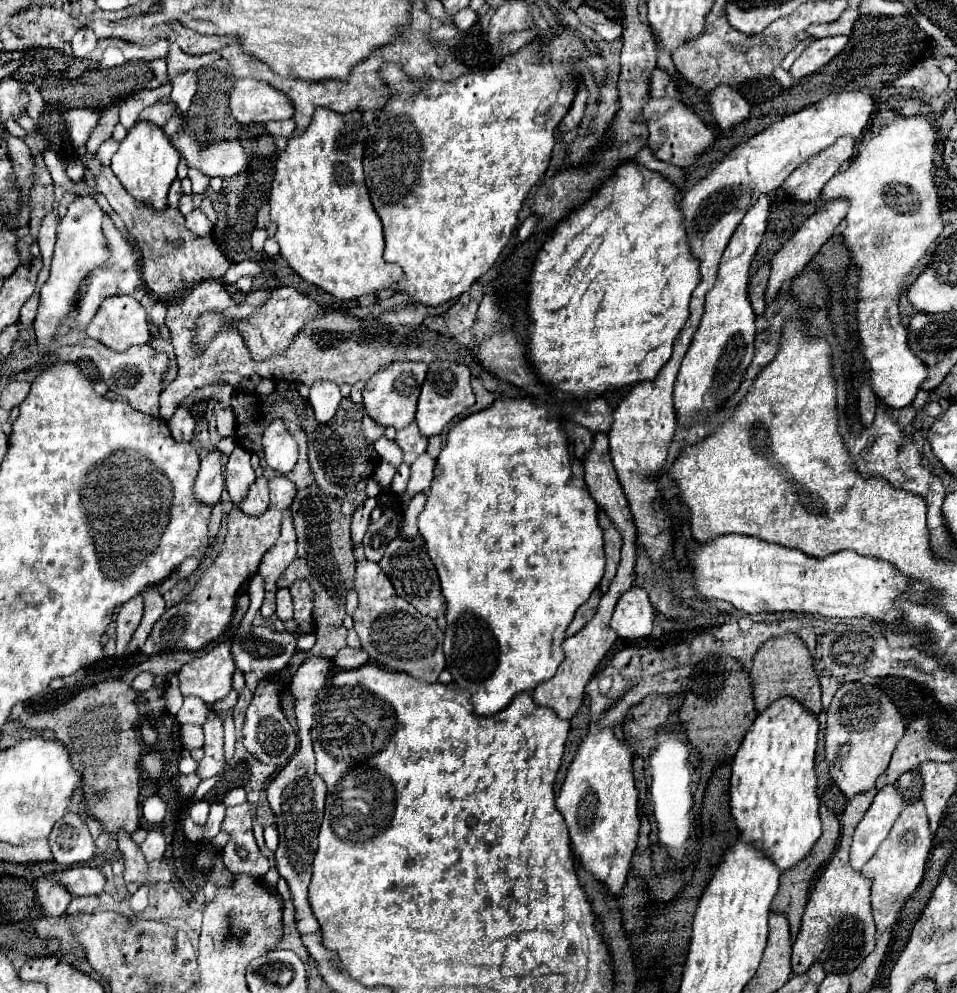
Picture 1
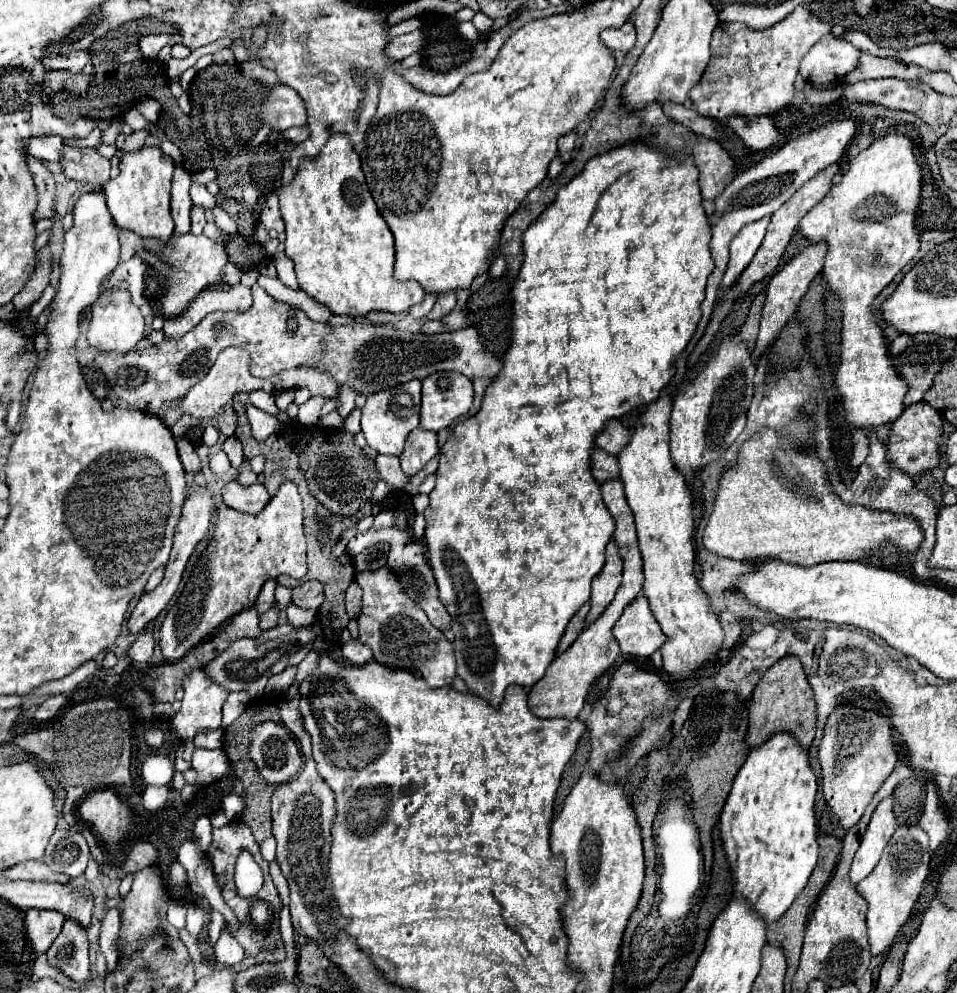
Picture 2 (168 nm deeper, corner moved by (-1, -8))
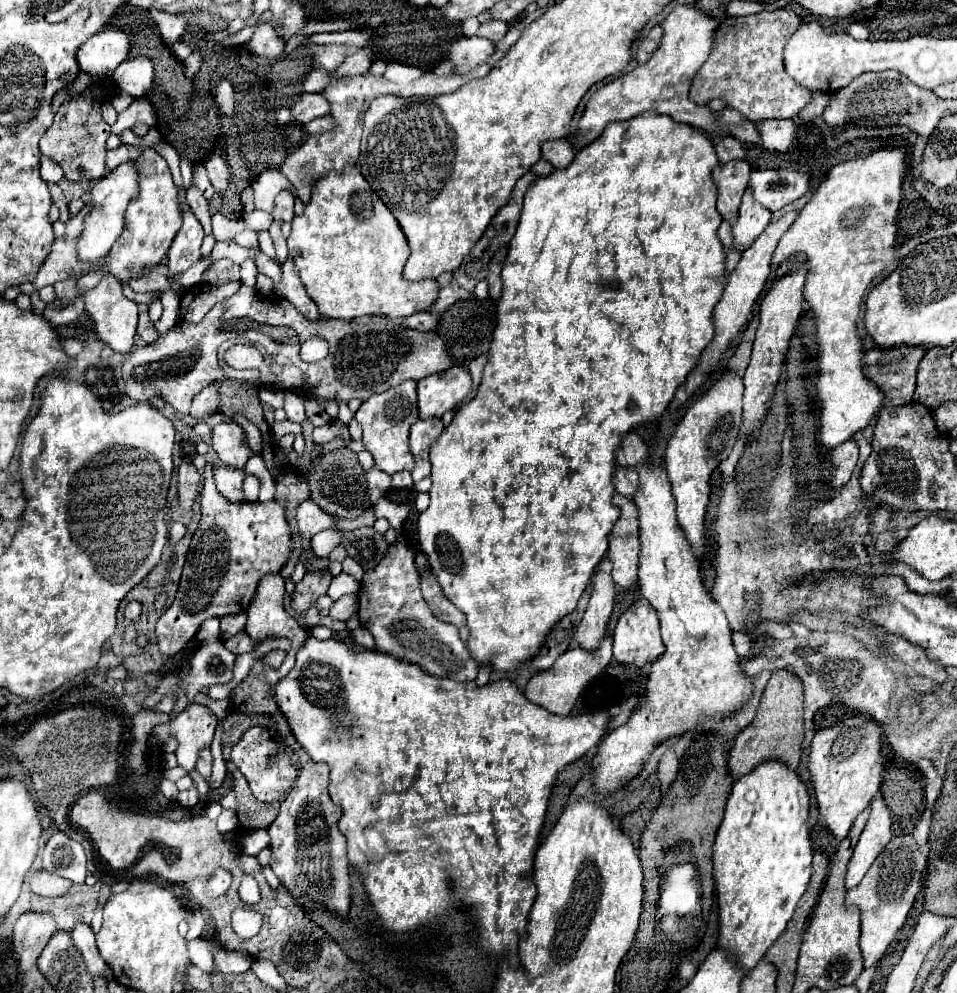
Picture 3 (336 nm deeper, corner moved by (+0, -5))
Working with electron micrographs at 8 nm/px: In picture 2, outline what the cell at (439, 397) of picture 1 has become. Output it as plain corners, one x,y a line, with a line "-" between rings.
433,373
423,379
423,399
421,399
421,427
427,431
439,431
449,427
459,415
465,415
473,403
473,385
461,373

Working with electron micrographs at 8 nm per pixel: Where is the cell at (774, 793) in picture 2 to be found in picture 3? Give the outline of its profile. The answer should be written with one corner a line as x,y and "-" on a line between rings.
766,760
734,782
712,860
720,908
718,942
740,956
744,970
754,968
784,932
810,880
808,808
808,784
782,760

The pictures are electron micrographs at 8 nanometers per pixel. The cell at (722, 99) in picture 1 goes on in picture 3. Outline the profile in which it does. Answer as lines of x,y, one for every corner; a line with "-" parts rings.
760,120
756,122
756,130
760,134
760,144
766,150
786,152
796,138
794,120

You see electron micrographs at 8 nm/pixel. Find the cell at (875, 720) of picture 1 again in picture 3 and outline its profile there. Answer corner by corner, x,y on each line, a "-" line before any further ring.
864,716
846,718
834,726
816,732
810,746
810,780
818,800
820,818
842,840
850,832
856,816
878,794
884,780
884,756
882,756
882,726

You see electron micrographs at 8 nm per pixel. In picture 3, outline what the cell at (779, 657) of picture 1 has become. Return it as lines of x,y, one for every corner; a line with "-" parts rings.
776,670
764,688
764,694
760,698
760,704
758,704
752,724
748,724
736,736
736,742
730,750
728,766
730,766
734,780
748,774
760,762
770,760
770,758
778,758
778,760
786,762
790,768
798,766
800,756
802,756
802,742
804,742
802,702
804,702
802,680
790,670

